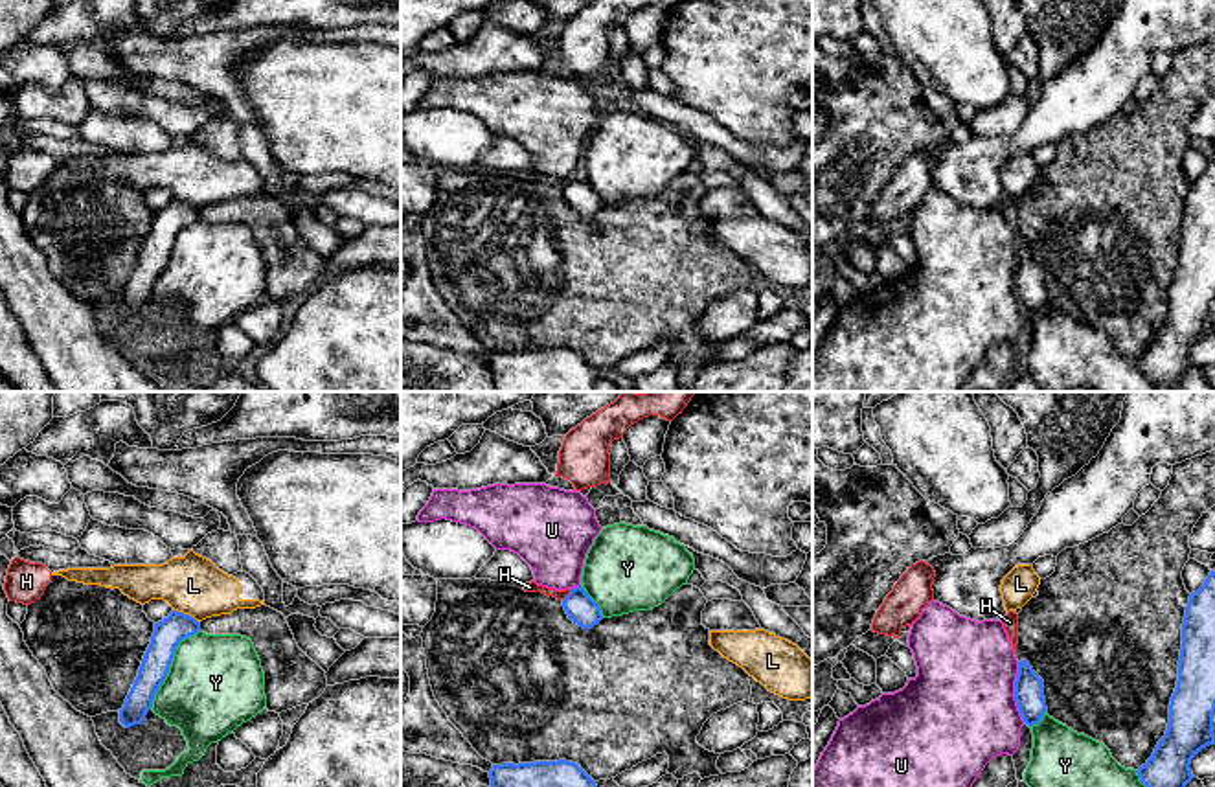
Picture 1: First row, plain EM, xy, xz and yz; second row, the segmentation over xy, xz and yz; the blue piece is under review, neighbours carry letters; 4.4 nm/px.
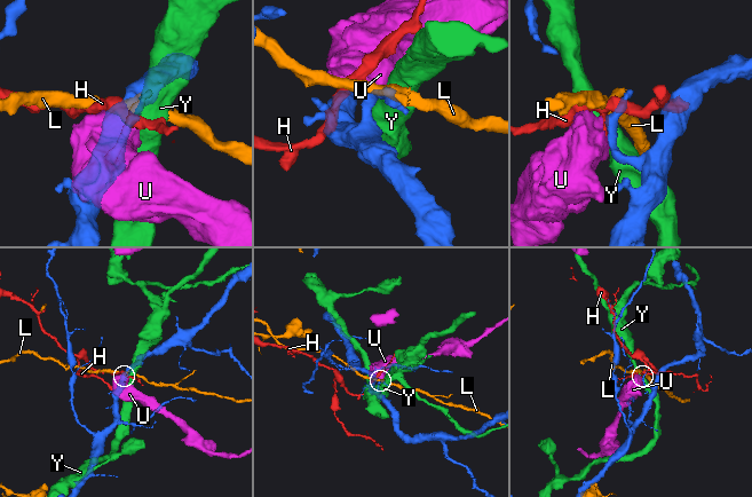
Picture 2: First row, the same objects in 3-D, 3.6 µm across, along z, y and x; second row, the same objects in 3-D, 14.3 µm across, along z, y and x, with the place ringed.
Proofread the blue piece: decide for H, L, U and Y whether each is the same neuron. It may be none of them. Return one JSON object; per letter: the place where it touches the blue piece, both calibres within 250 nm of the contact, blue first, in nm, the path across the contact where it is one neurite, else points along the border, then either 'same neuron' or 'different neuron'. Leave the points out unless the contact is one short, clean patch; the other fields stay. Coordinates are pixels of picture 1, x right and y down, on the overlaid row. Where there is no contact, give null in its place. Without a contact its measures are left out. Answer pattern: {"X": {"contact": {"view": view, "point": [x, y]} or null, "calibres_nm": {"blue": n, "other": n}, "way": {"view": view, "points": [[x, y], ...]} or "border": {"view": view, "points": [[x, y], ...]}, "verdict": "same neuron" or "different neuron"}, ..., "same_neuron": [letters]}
{"H": {"contact": {"view": "xz", "point": [568, 594]}, "calibres_nm": {"blue": 140, "other": 50}, "border": {"view": "xz", "points": [[572, 589], [563, 600]]}, "verdict": "different neuron"}, "L": {"contact": {"view": "xy", "point": [186, 615]}, "calibres_nm": {"blue": 130, "other": 260}, "verdict": "different neuron"}, "U": {"contact": {"view": "yz", "point": [1015, 692]}, "calibres_nm": {"blue": 130, "other": 480}, "border": {"view": "yz", "points": [[1017, 662], [1015, 705], [1024, 721]]}, "verdict": "different neuron"}, "Y": {"contact": {"view": "xy", "point": [170, 666]}, "calibres_nm": {"blue": 130, "other": 420}, "verdict": "different neuron"}, "same_neuron": []}

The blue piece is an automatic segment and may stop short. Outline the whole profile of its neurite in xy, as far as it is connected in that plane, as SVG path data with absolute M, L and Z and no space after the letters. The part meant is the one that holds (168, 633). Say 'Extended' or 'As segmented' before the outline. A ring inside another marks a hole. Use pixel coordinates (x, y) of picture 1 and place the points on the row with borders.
As segmented. M171 610L167 618L154 623L151 644L143 655L138 677L119 710L125 728L142 724L160 686L164 684L178 644L200 631L200 623L184 612Z

